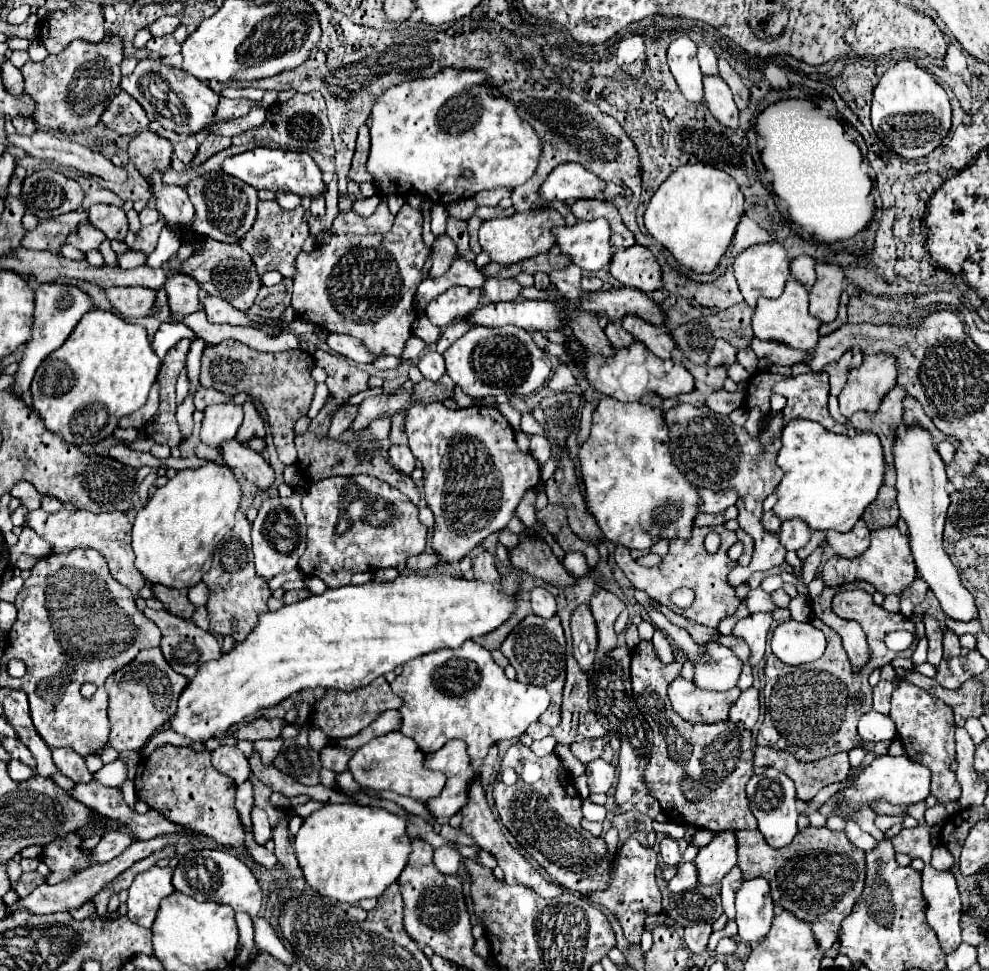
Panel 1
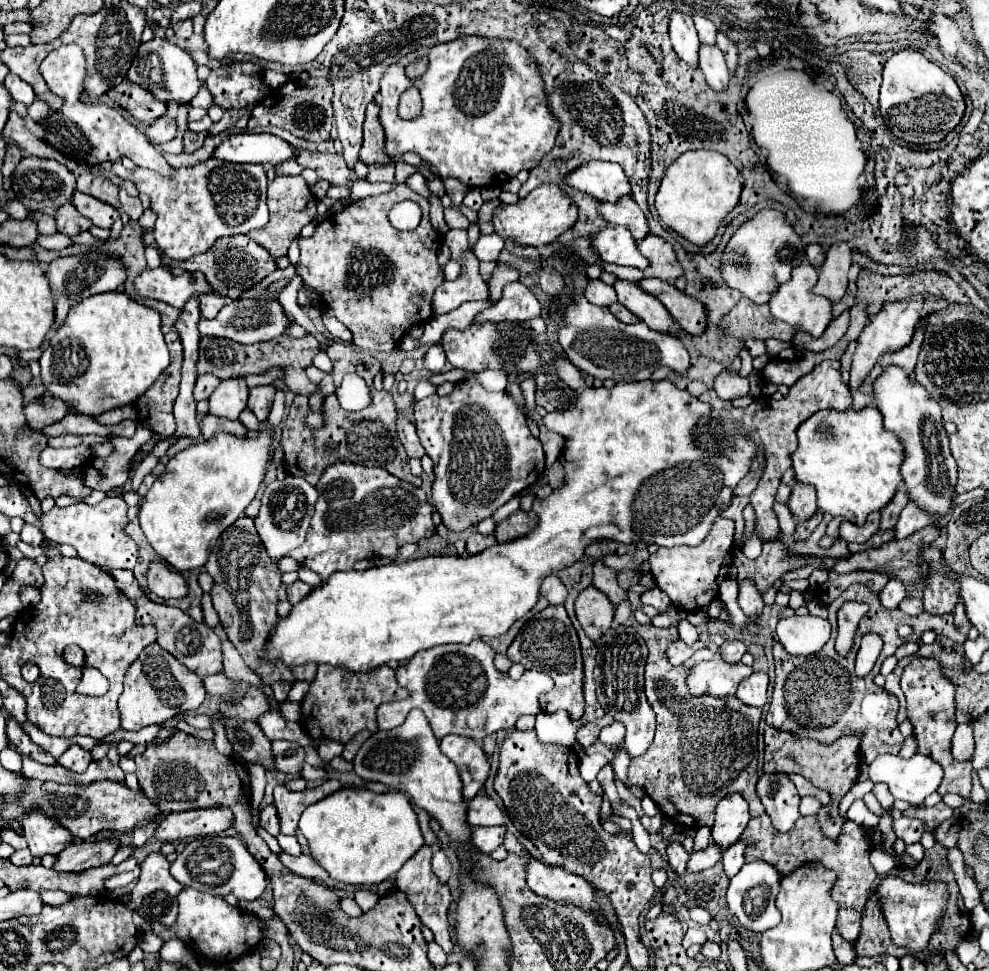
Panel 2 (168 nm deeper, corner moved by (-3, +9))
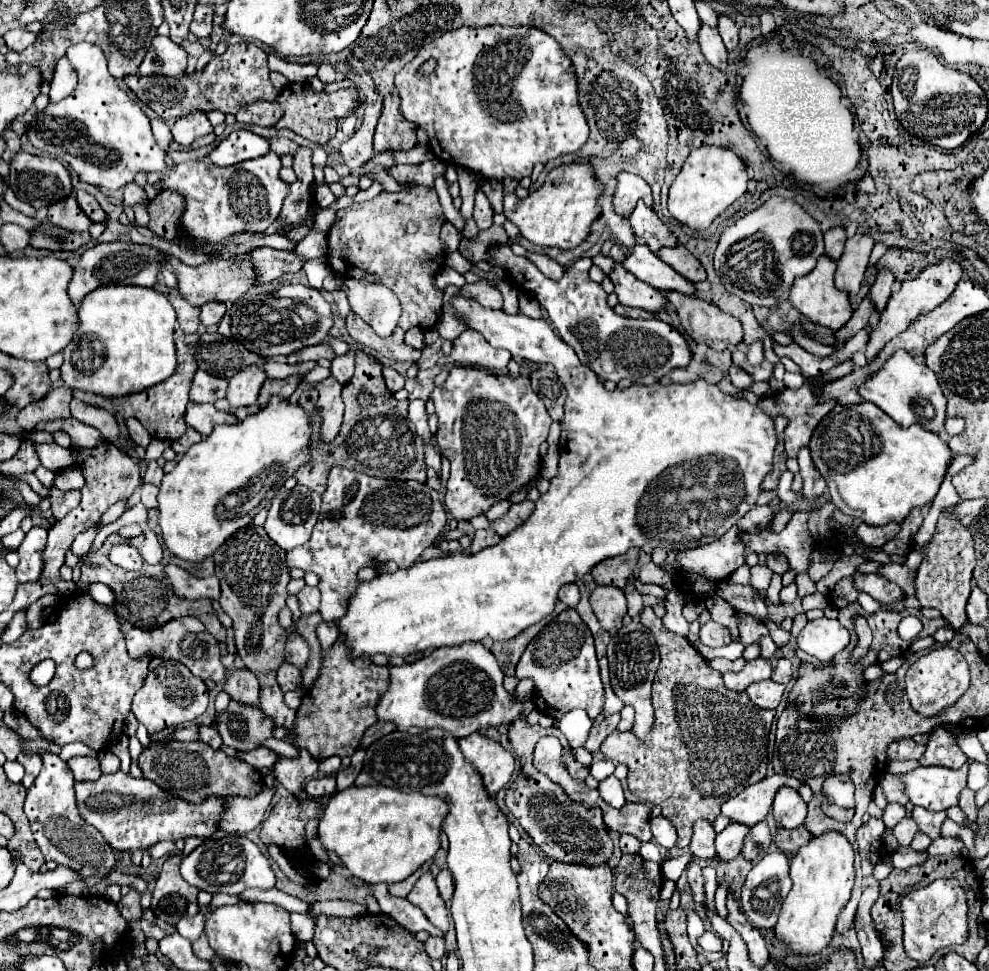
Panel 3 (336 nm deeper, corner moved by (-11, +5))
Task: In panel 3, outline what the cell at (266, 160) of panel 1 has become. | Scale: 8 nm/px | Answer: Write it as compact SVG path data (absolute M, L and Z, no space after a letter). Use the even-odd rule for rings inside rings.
M235 130L209 154L209 160L217 166L233 166L243 160L265 156L265 152L271 152L271 148L263 136L249 130Z

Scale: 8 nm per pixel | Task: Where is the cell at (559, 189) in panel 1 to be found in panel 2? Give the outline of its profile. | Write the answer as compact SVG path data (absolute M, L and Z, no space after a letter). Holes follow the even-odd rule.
M593 162L585 168L577 168L567 176L567 182L585 194L591 194L599 202L615 204L619 198L631 194L629 178L623 168L613 162Z

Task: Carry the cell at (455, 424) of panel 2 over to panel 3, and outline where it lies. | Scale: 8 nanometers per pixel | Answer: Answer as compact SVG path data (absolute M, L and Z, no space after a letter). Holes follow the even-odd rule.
M455 366L447 382L431 392L431 400L435 402L435 414L439 416L437 444L441 456L451 462L451 476L447 480L445 492L445 508L457 522L485 514L493 504L507 500L515 490L525 488L541 474L543 464L539 446L547 440L549 426L553 420L543 400L531 390L531 382L527 376L493 376L485 370Z

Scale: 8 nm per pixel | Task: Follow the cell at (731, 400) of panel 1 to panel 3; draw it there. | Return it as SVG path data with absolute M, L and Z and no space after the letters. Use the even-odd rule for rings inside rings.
M731 366L729 372L727 372L727 376L729 376L731 384L733 384L735 388L739 388L739 390L747 390L747 388L753 384L753 378L751 378L745 370L741 370L741 368L737 368L737 366Z

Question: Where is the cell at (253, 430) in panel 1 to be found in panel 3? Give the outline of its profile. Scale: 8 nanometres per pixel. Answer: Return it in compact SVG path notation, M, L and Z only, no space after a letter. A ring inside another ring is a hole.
M289 376L289 378L283 378L283 380L265 380L265 384L261 386L257 404L259 404L261 408L265 408L265 404L269 402L271 396L281 396L283 400L289 398L289 396L297 390L299 380L301 380L301 378L297 378L297 376Z

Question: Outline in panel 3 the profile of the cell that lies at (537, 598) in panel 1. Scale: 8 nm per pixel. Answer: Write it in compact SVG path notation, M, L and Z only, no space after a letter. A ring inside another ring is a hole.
M565 584L559 588L559 600L567 604L569 608L575 608L579 604L579 588L575 584Z

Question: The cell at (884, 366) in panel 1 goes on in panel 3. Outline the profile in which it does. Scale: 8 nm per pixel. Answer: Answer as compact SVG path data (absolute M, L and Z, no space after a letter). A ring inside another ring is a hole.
M945 258L945 260L941 260L941 262L935 264L935 266L927 266L927 268L921 272L921 276L917 276L915 280L903 282L903 284L899 286L899 290L893 292L893 296L889 298L889 304L887 304L885 312L881 314L879 324L877 324L877 326L873 328L873 332L869 334L869 342L867 342L867 350L865 350L867 360L871 362L871 360L883 350L883 346L885 346L889 340L893 340L895 336L899 336L901 332L905 332L919 316L931 312L931 310L937 308L941 302L945 302L945 300L951 296L951 292L955 290L955 286L957 286L959 280L961 280L961 268L959 268L959 264L953 262L951 258Z

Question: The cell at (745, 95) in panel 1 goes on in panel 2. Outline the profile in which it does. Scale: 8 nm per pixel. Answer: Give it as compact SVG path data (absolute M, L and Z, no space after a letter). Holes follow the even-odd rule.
M717 32L717 46L723 50L731 74L735 74L735 68L737 68L737 46L735 46L735 42L729 40L723 32Z

